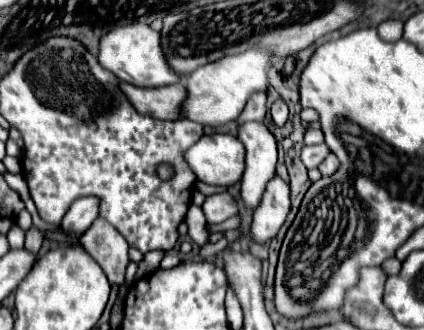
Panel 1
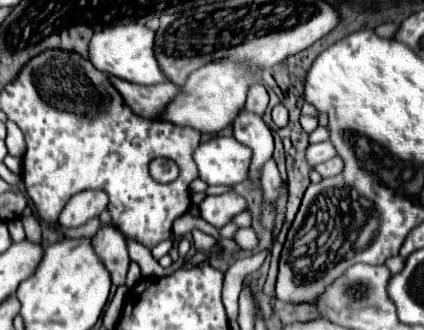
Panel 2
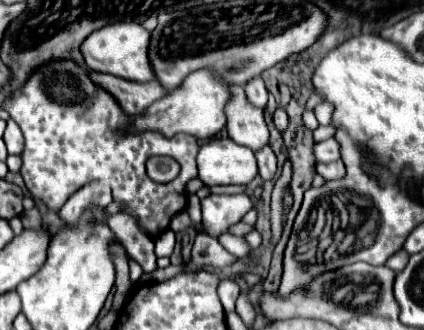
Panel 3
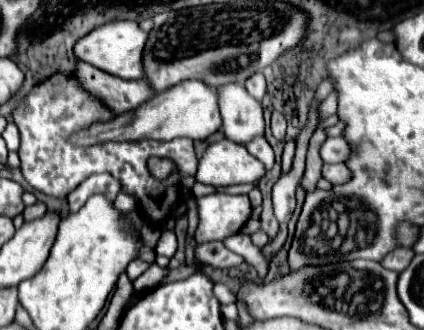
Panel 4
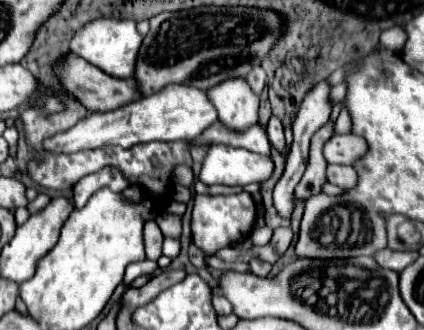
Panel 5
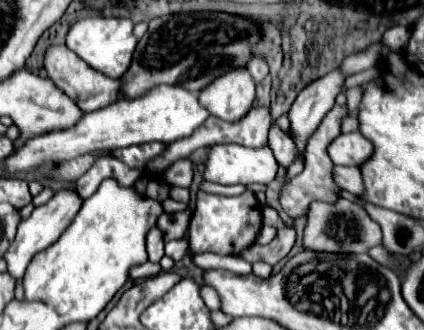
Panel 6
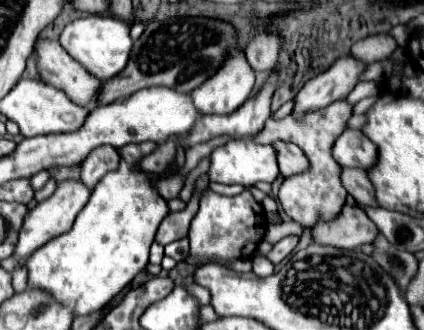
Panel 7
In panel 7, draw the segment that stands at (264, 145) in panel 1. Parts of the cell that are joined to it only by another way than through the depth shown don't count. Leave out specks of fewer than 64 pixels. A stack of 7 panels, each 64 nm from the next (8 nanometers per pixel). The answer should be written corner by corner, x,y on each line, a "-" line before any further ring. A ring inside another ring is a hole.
232,56
212,80
206,80
192,92
194,106
204,114
230,114
252,96
254,72
244,56

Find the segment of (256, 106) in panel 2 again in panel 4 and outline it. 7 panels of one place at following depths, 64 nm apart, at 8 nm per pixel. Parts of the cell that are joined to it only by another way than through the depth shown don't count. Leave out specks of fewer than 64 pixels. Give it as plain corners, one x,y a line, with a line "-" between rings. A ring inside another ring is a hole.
256,72
252,74
248,80
246,80
246,90
250,96
256,96
256,100
262,100
264,94
266,94
266,80
264,80
264,74
262,72

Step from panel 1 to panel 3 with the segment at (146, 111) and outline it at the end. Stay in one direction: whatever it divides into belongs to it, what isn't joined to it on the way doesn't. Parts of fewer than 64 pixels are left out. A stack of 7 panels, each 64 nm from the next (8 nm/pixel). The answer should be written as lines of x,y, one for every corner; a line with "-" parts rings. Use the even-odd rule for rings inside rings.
88,70
88,76
92,76
92,82
100,84
100,88
106,88
106,92
120,104
122,112
128,116
138,116
144,112
152,102
164,96
164,88
156,82
130,82
112,74
100,74
94,70

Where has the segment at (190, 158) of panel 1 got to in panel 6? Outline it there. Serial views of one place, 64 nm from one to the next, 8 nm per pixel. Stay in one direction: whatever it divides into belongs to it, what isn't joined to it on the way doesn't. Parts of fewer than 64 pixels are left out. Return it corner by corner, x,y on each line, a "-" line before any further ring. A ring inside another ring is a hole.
216,144
204,170
204,180
218,184
270,184
276,176
276,160
268,146
244,148
236,144

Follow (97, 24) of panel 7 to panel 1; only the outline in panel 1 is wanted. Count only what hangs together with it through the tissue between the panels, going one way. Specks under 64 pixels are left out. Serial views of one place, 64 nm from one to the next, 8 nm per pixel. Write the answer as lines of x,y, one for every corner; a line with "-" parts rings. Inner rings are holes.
130,24
128,28
112,28
108,36
100,38
98,60
100,60
100,66
110,70
116,78
134,86
142,86
142,88
156,88
156,86
176,84
184,80
174,70
170,70
160,48
160,34
154,32
146,24

